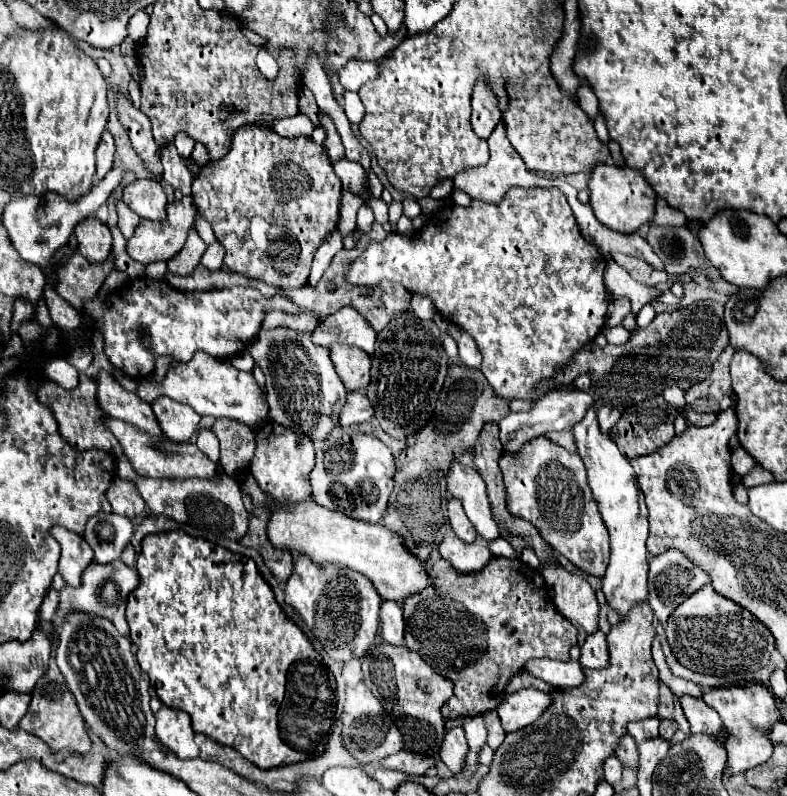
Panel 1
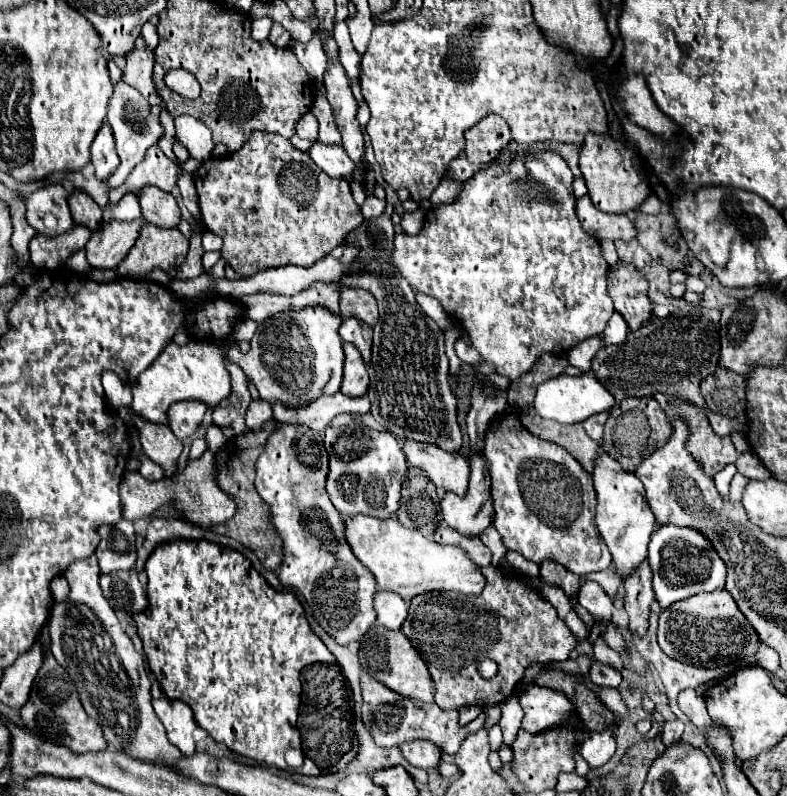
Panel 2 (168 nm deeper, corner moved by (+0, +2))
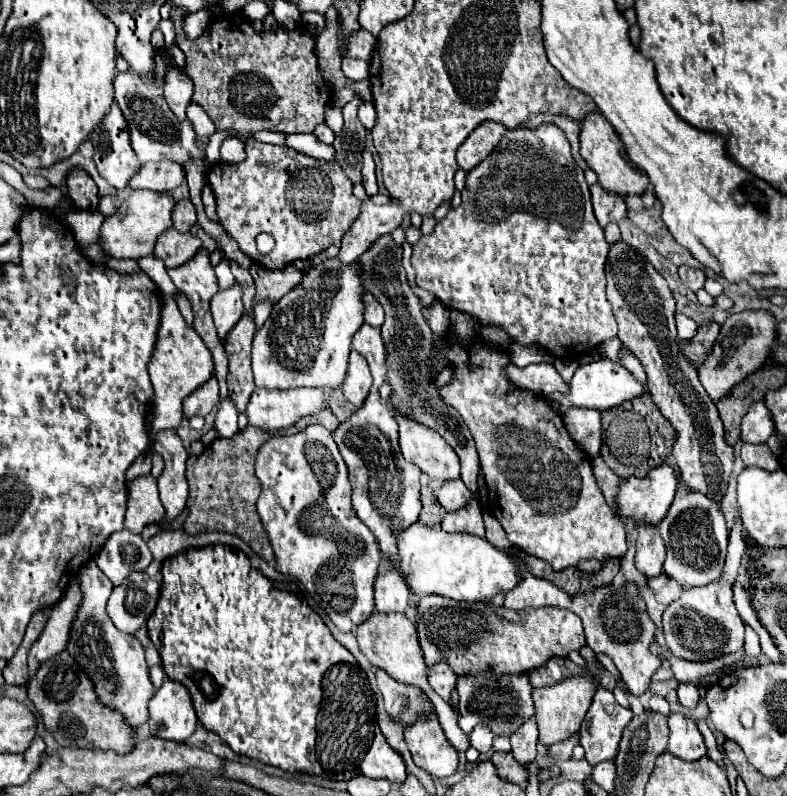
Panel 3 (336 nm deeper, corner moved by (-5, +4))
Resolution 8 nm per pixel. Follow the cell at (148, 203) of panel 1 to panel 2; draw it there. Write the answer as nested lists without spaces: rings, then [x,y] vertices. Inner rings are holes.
[[[147,186],[139,192],[139,204],[143,210],[143,216],[161,228],[177,228],[181,220],[181,210],[173,198],[173,194],[167,194],[163,190],[157,190],[153,186]]]

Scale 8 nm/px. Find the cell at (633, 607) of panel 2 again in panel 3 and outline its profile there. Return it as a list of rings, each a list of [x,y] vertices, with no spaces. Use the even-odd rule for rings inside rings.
[[[656,528],[638,532],[636,538],[636,568],[650,580],[662,574],[662,564],[666,556],[666,546],[658,536]]]

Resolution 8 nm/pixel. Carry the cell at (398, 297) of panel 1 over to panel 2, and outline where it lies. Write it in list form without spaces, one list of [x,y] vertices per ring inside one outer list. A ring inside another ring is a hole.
[[[345,288],[341,292],[341,318],[361,318],[361,322],[373,326],[379,318],[377,300],[359,288]]]

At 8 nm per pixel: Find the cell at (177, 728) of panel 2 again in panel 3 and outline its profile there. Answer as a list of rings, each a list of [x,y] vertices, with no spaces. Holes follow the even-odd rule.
[[[166,678],[162,688],[156,690],[154,698],[150,700],[150,732],[158,738],[182,744],[196,732],[196,726],[198,726],[198,716],[192,706],[190,694],[186,692],[186,688],[182,684]]]

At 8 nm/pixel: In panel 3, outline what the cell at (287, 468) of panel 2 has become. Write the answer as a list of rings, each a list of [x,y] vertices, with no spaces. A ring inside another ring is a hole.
[[[310,424],[306,430],[292,436],[272,436],[256,454],[256,476],[262,484],[258,514],[274,548],[276,570],[284,576],[294,576],[300,580],[338,630],[354,632],[356,626],[366,622],[376,608],[374,578],[380,566],[380,548],[374,534],[352,510],[346,464],[338,452],[338,446],[334,444],[332,432],[320,424]]]

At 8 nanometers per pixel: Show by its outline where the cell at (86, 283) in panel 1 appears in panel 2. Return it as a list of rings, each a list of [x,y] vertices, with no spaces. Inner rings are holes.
[[[143,216],[133,222],[103,222],[101,228],[91,234],[85,246],[87,262],[93,268],[117,268],[117,264],[137,242],[141,226],[145,224],[147,222]]]

